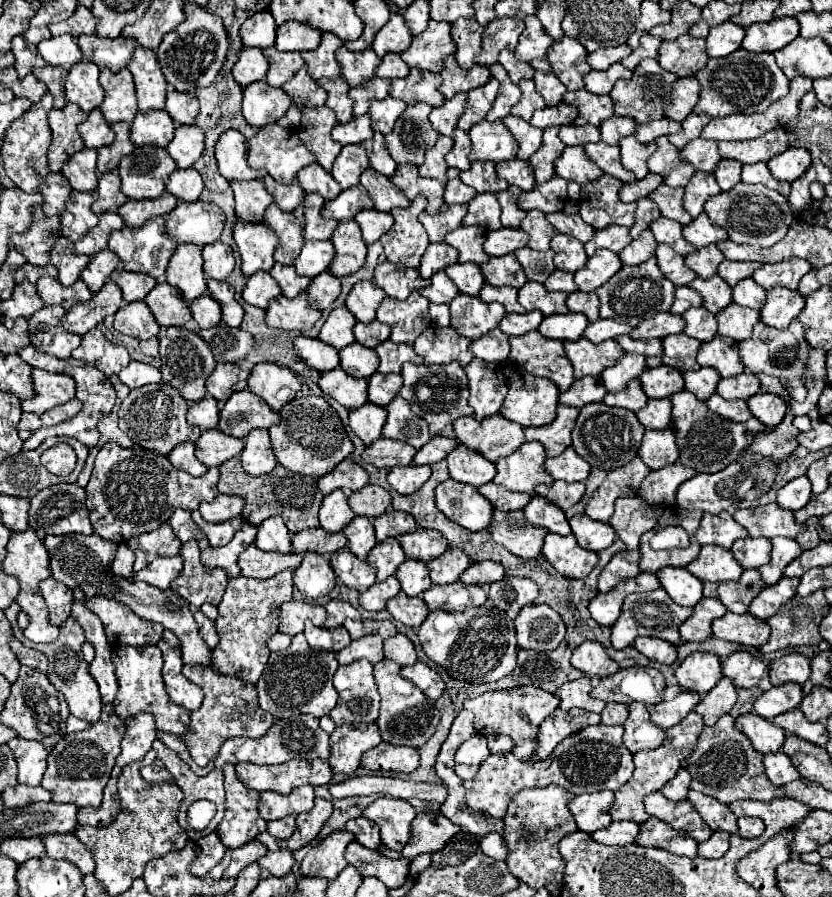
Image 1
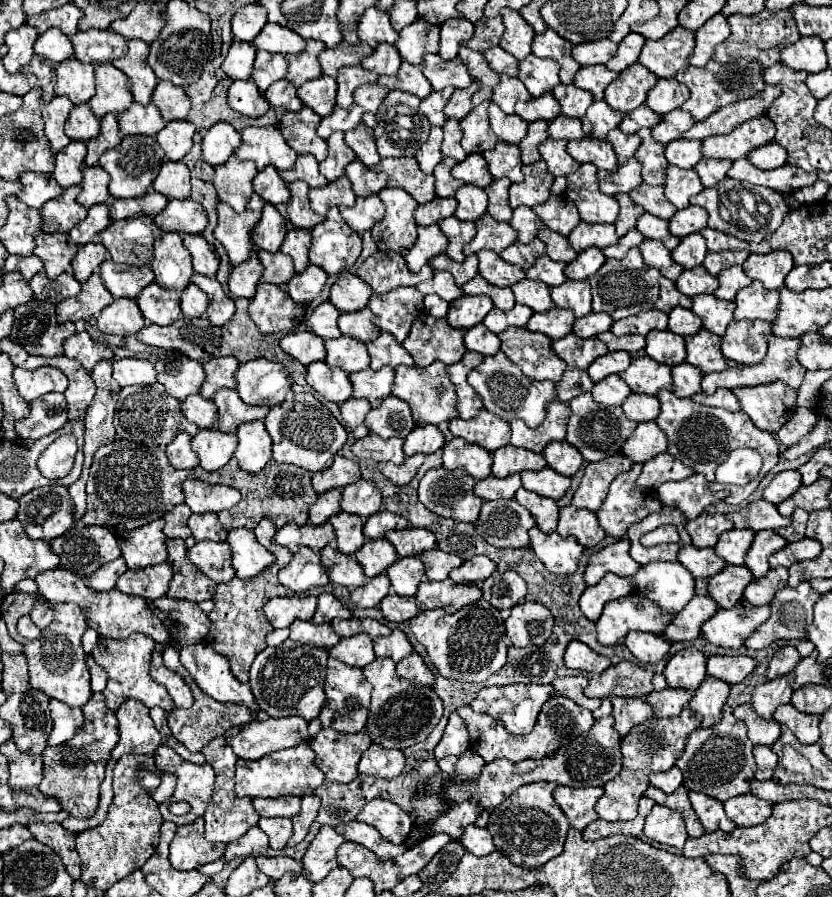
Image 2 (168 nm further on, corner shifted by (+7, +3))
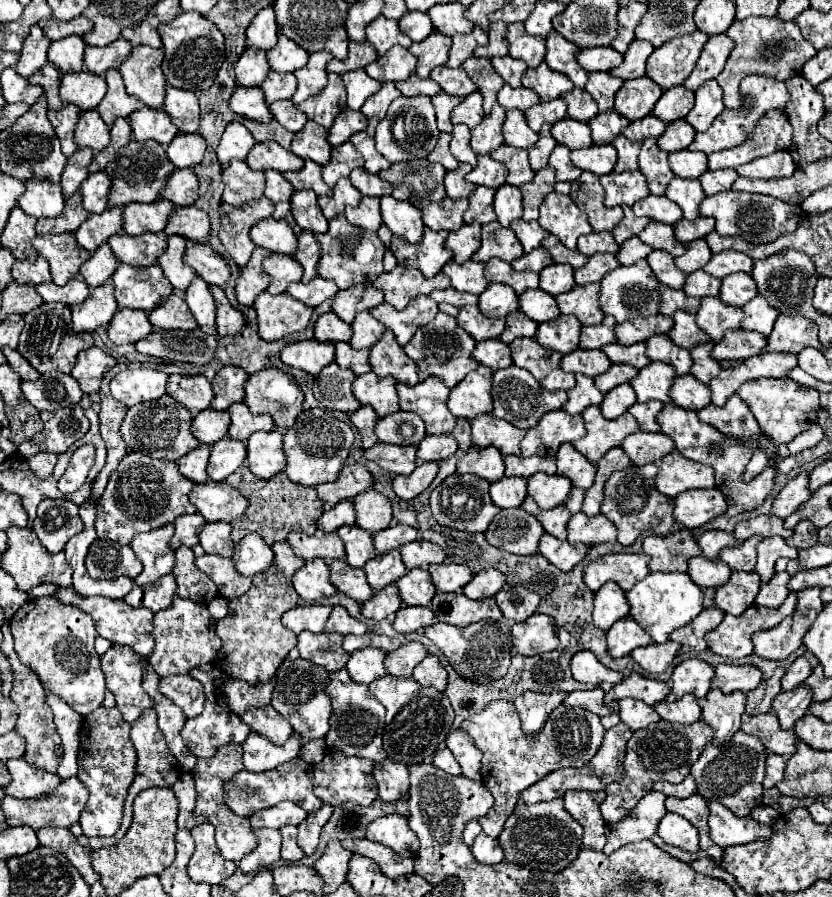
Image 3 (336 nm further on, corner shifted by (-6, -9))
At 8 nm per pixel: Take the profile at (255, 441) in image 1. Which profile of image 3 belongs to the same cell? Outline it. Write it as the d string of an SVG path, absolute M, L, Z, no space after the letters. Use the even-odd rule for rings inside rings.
M254 432L248 438L248 468L254 472L254 476L268 480L274 474L282 472L286 468L284 450L282 450L282 432Z

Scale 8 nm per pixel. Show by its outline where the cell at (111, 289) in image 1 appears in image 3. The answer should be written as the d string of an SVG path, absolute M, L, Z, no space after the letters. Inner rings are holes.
M108 280L100 288L94 288L84 304L70 306L74 332L94 332L98 326L108 326L112 316L118 312L118 304L114 300L114 284Z

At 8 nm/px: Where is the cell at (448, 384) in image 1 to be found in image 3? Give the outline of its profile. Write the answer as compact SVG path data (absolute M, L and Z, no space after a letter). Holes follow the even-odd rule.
M430 376L414 386L402 382L398 384L400 408L420 414L426 424L426 434L452 434L456 426L456 416L452 416L446 406L448 394L450 388L438 376Z

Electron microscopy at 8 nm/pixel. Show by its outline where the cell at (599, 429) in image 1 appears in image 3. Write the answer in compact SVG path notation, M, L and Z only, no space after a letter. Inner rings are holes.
M588 406L582 412L582 418L586 426L586 436L578 440L574 448L584 454L592 464L598 464L610 448L620 446L626 436L640 430L636 418L628 412L616 420L606 420L598 406Z

